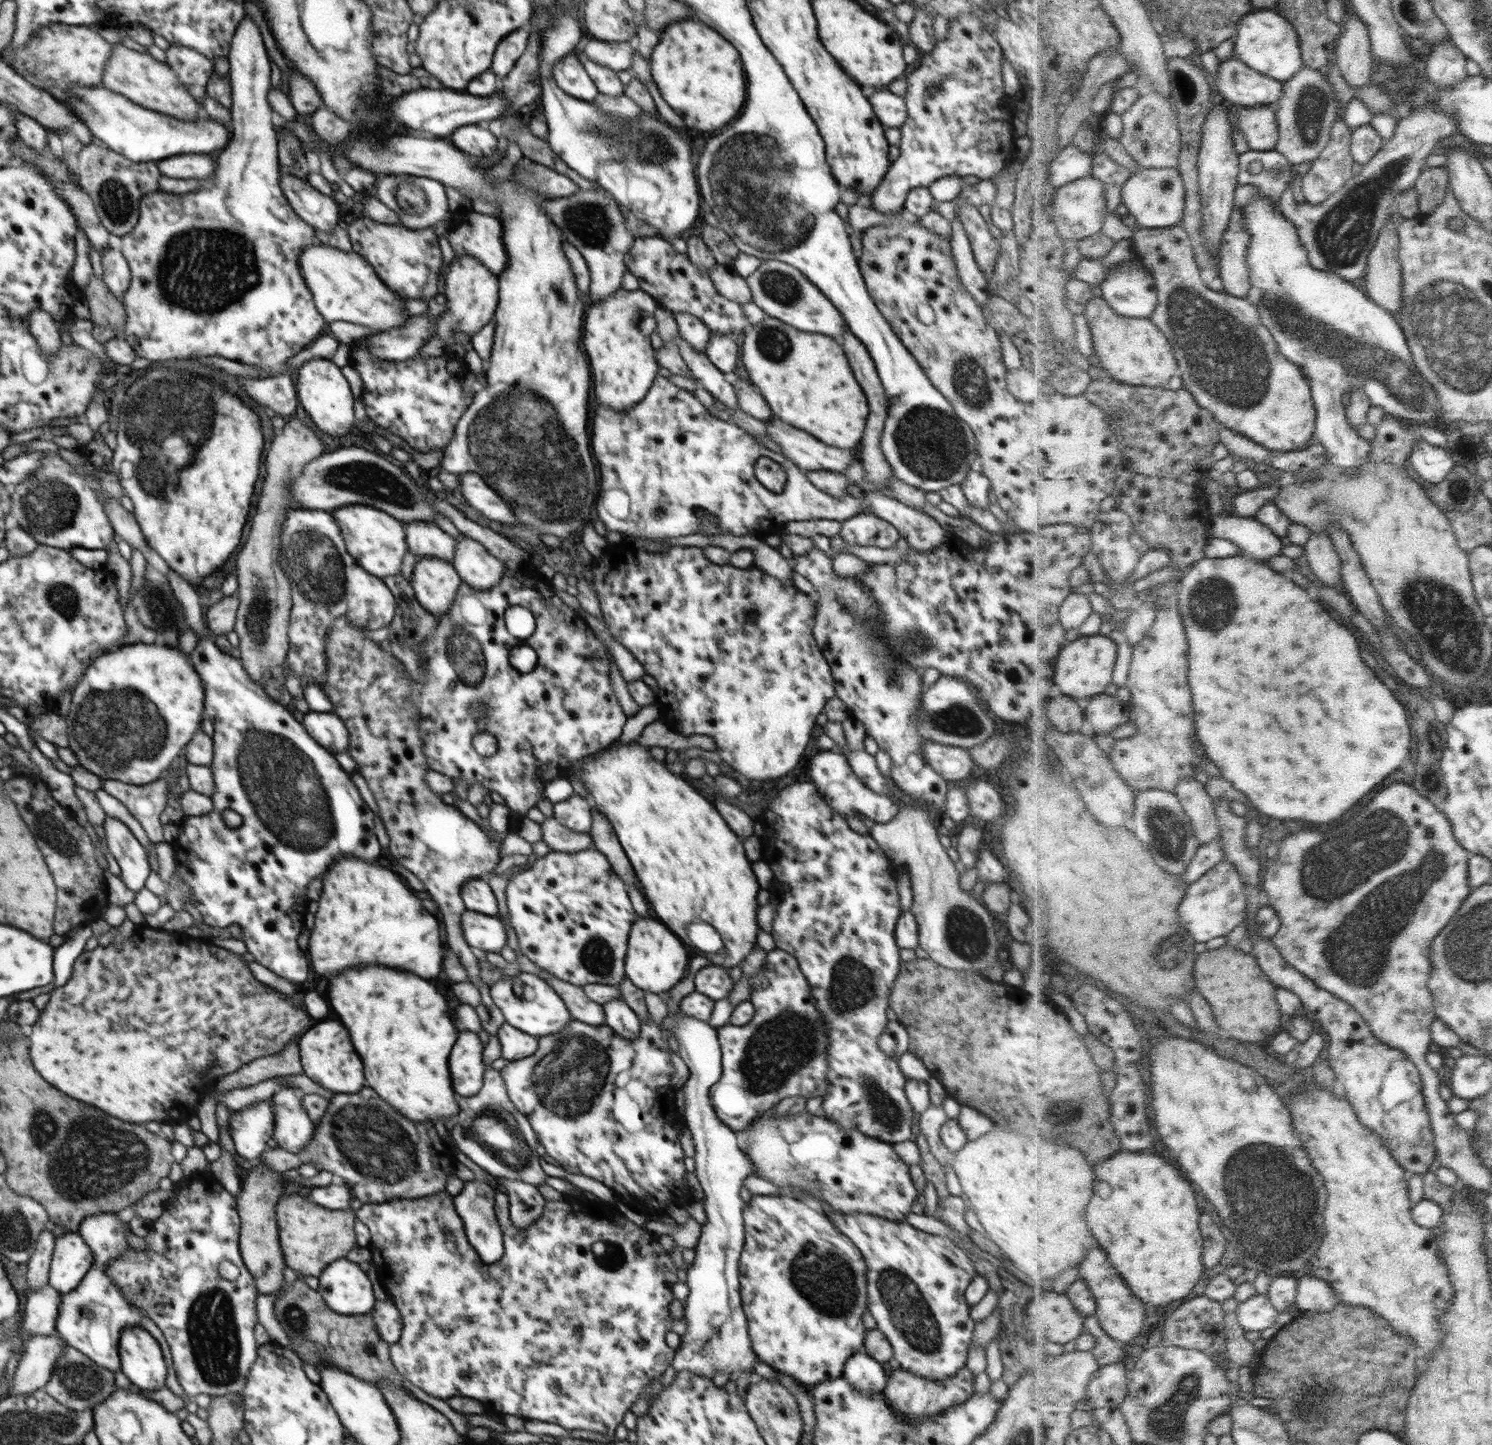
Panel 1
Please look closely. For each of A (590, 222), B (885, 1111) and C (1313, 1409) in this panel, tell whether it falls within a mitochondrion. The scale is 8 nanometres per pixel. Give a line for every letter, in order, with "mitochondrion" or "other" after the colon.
A: mitochondrion
B: mitochondrion
C: mitochondrion

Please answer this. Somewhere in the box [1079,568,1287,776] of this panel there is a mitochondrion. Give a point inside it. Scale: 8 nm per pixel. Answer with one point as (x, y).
(1215, 598)

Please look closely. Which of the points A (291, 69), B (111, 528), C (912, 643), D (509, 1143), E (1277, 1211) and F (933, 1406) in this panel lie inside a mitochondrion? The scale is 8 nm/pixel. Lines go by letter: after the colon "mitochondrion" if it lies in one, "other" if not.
A: other
B: other
C: mitochondrion
D: mitochondrion
E: mitochondrion
F: other

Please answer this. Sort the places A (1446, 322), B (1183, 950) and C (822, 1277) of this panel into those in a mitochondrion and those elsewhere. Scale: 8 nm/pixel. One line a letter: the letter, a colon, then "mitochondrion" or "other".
A: mitochondrion
B: mitochondrion
C: mitochondrion

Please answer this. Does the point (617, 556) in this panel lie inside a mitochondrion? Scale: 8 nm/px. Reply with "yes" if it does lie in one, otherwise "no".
no

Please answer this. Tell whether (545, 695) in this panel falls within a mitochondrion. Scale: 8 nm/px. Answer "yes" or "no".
no

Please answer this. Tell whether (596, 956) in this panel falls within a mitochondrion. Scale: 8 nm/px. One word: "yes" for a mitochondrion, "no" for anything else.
yes

